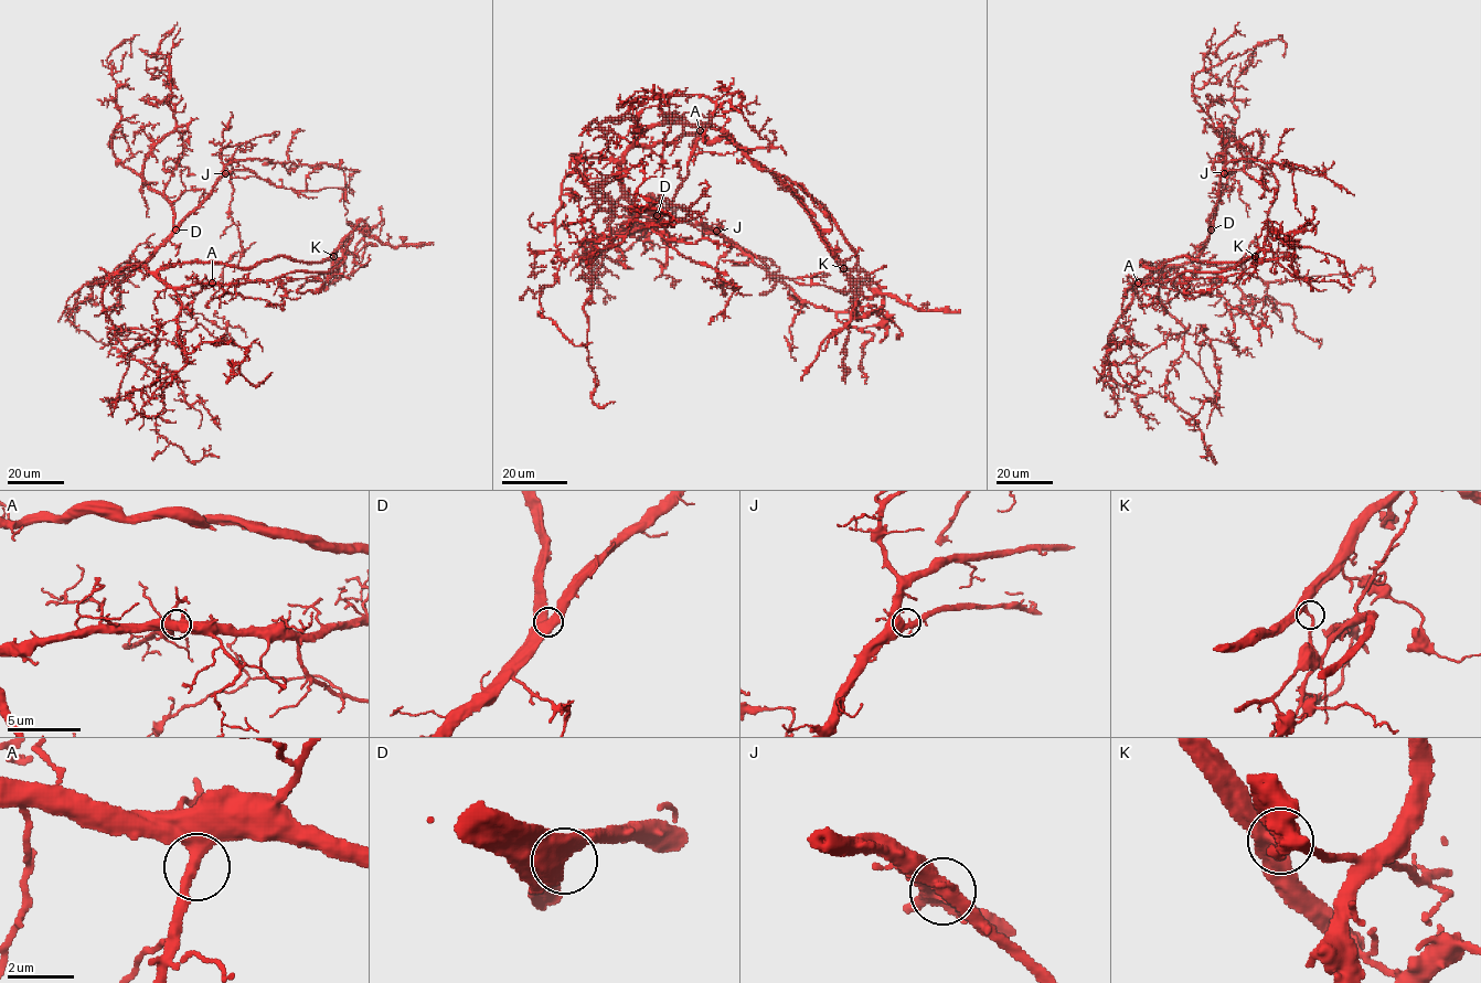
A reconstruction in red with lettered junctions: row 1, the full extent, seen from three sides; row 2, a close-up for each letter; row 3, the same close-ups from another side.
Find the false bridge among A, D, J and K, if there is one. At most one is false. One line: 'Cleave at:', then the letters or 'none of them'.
Cleave at: none of them

